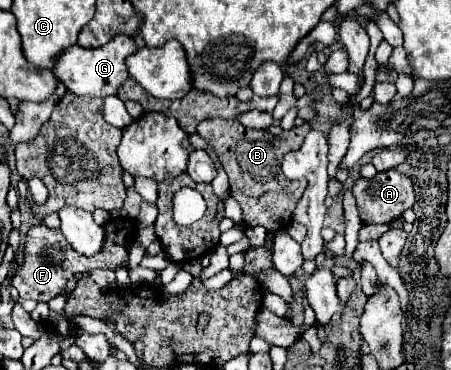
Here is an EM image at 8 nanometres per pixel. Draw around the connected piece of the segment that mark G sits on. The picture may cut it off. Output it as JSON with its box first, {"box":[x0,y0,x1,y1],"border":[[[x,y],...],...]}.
{"box":[55,36,137,98],"border":[[[115,36],[101,48],[83,48],[83,46],[69,46],[61,52],[55,60],[55,74],[61,82],[77,96],[93,96],[93,98],[107,98],[117,94],[123,82],[129,78],[125,70],[125,58],[135,52],[137,46],[129,36]]]}

